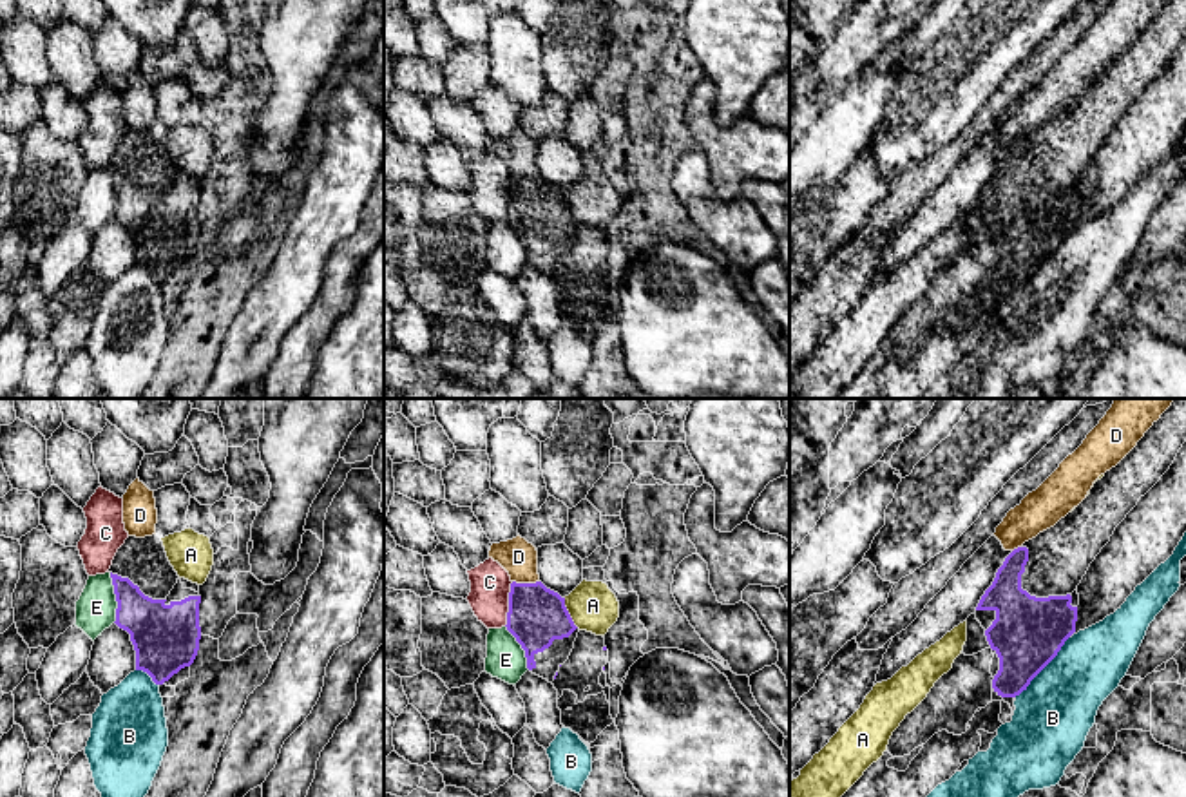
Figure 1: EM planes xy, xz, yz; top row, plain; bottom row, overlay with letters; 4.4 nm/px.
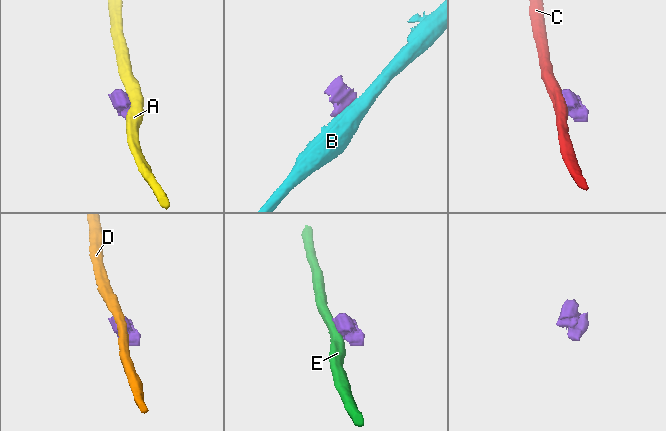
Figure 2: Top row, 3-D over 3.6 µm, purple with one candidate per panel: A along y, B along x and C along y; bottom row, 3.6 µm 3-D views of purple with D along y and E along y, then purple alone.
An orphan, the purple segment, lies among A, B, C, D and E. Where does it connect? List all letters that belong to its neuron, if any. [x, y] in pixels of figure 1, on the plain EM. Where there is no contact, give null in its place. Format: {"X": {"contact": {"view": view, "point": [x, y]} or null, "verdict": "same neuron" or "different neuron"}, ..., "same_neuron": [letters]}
{"A": {"contact": {"view": "xz", "point": [567, 207]}, "verdict": "different neuron"}, "B": {"contact": {"view": "yz", "point": [1045, 259]}, "verdict": "different neuron"}, "C": {"contact": {"view": "xz", "point": [509, 198]}, "verdict": "different neuron"}, "D": {"contact": {"view": "xz", "point": [526, 178]}, "verdict": "different neuron"}, "E": {"contact": {"view": "xy", "point": [116, 192]}, "verdict": "different neuron"}, "same_neuron": []}

